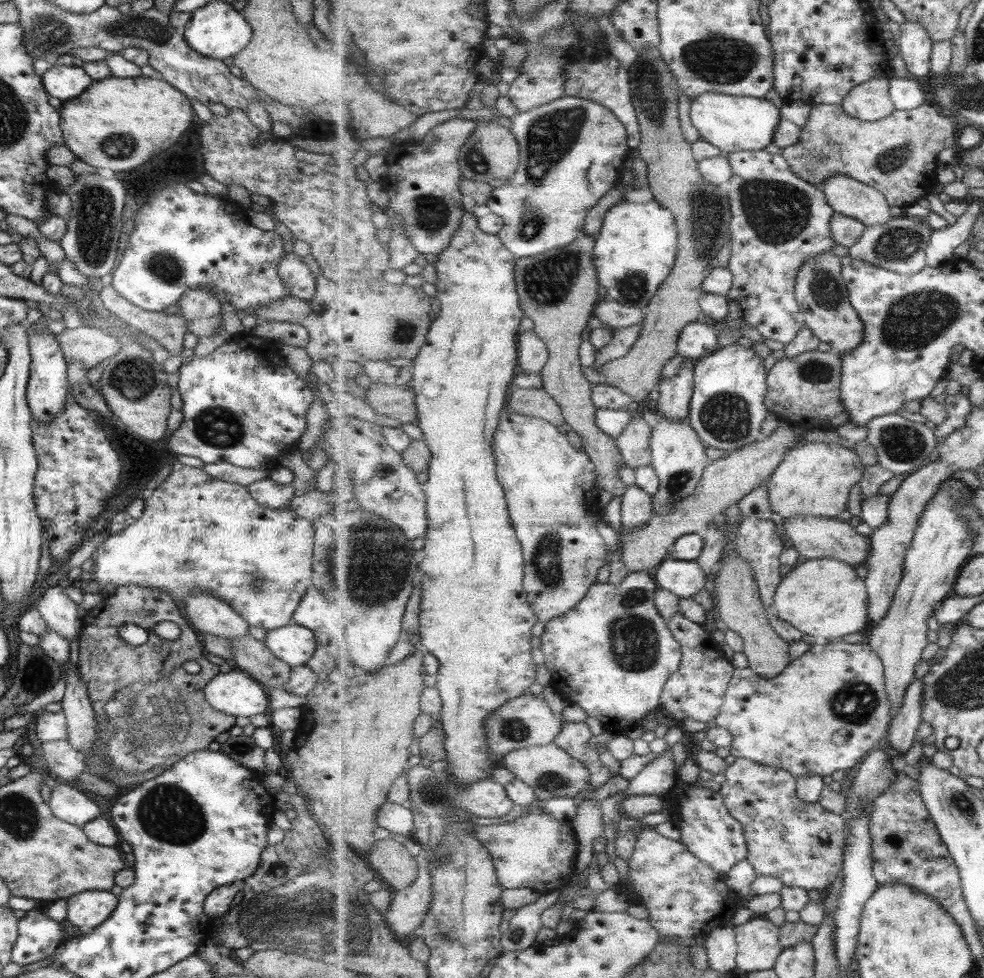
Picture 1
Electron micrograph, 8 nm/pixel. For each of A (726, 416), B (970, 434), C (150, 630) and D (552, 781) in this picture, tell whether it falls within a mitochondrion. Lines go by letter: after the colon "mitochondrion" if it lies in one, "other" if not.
A: mitochondrion
B: other
C: other
D: mitochondrion

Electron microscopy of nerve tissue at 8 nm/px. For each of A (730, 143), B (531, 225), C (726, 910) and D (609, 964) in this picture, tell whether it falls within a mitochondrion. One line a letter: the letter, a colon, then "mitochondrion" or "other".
A: other
B: mitochondrion
C: other
D: other

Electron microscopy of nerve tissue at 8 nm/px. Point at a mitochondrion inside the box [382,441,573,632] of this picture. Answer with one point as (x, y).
(547, 568)

